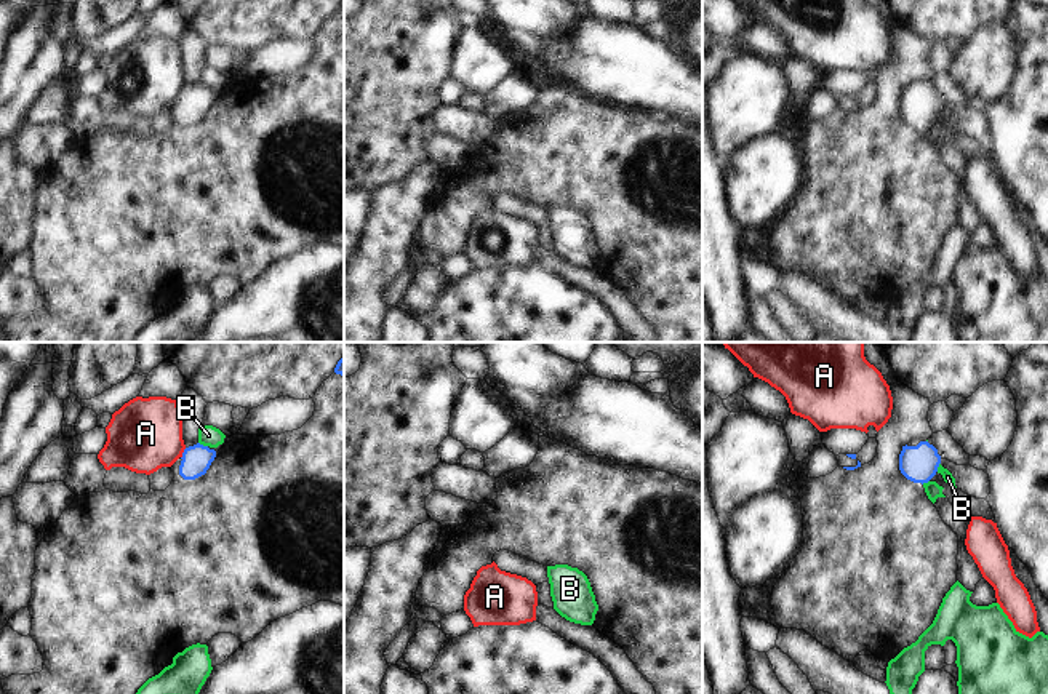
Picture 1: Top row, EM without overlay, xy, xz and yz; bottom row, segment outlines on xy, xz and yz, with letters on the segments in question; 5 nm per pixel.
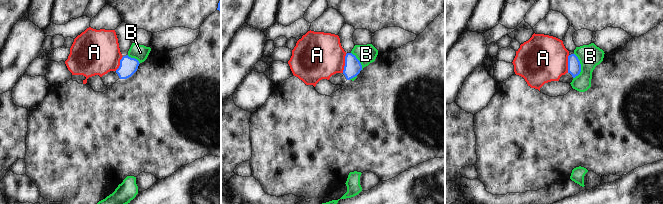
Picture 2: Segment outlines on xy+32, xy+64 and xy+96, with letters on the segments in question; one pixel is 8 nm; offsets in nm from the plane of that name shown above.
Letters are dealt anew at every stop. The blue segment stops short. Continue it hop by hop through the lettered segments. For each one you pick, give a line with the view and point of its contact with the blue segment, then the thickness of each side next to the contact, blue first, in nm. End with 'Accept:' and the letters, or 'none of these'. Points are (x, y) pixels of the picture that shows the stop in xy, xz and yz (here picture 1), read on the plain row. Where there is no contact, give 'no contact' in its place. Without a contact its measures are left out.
Accept: none of these

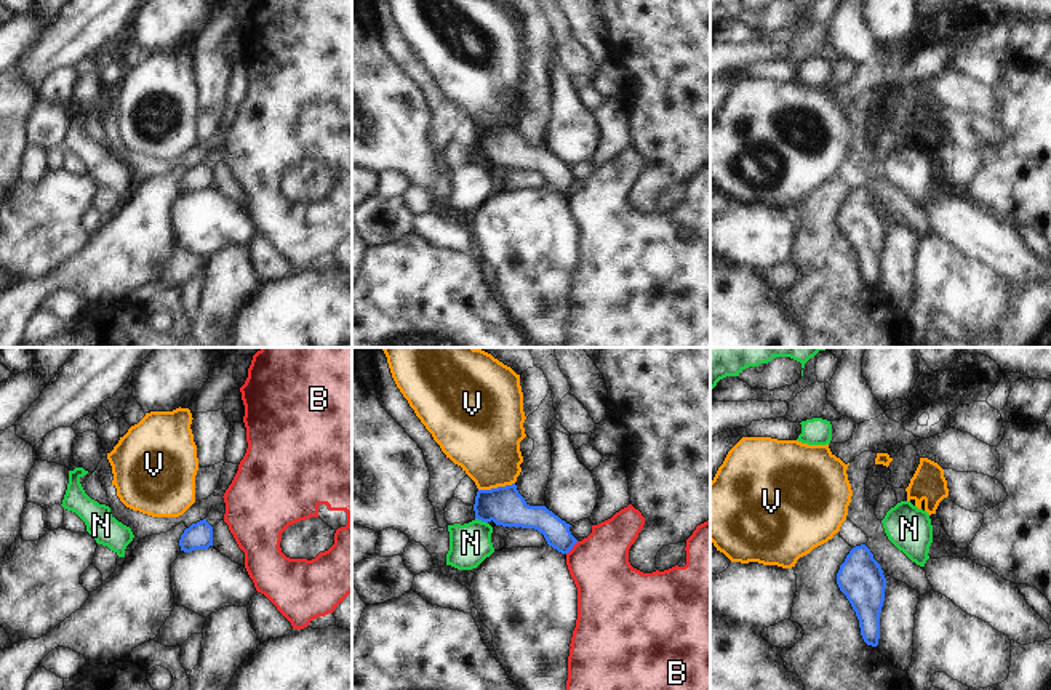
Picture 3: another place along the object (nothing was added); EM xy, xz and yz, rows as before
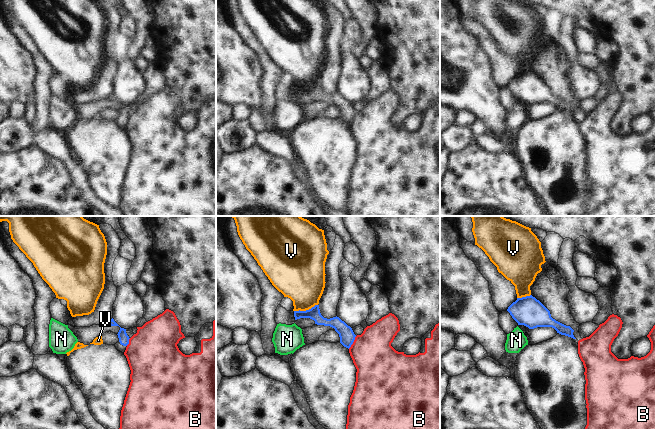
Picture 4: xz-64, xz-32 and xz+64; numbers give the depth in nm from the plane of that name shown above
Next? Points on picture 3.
Accept: none of these

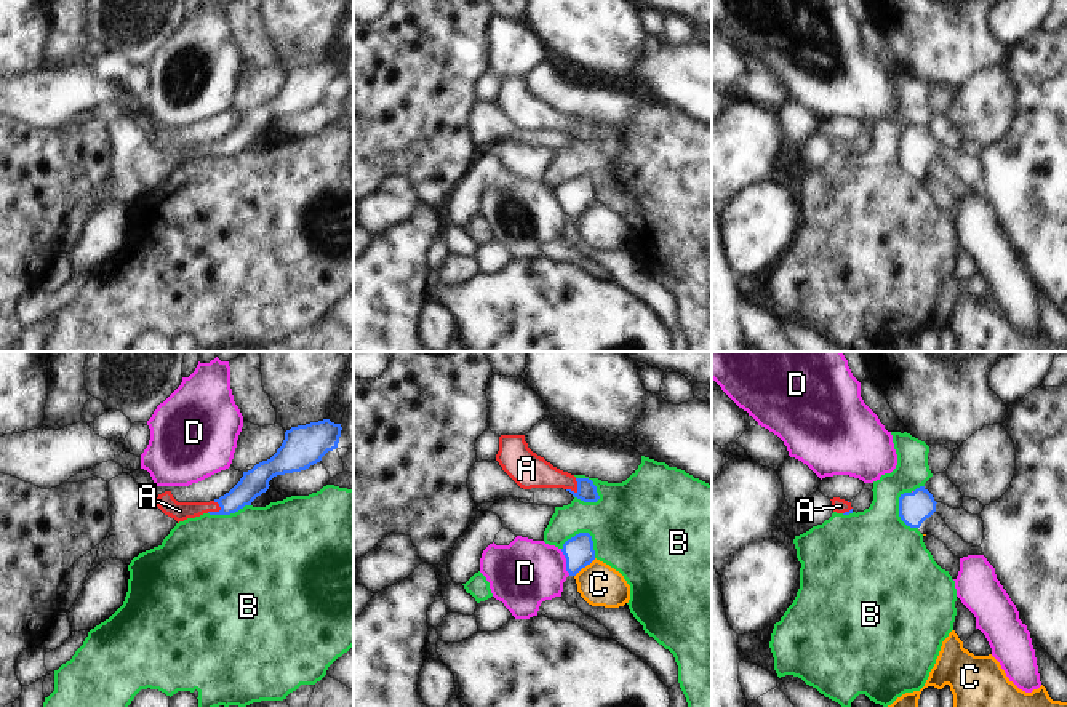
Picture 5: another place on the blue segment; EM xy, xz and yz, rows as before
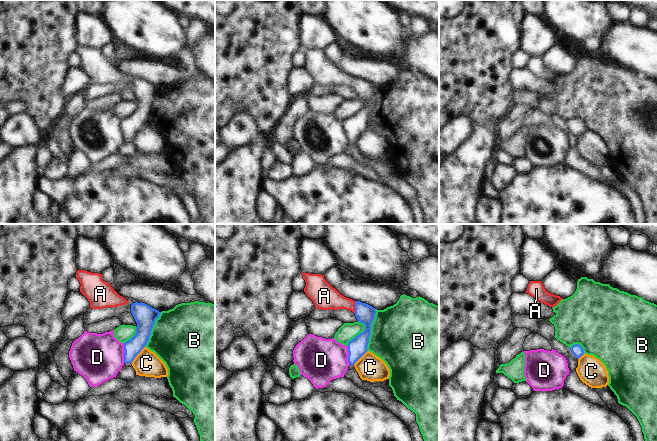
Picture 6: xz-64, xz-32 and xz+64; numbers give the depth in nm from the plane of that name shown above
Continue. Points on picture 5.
A: xz (578, 131) | 100/160 nm
Accept: A

